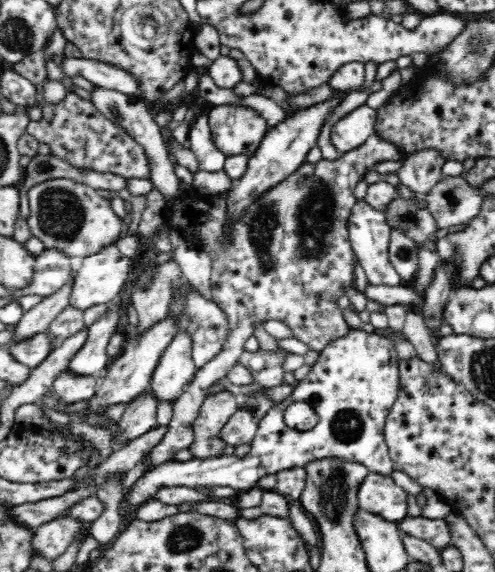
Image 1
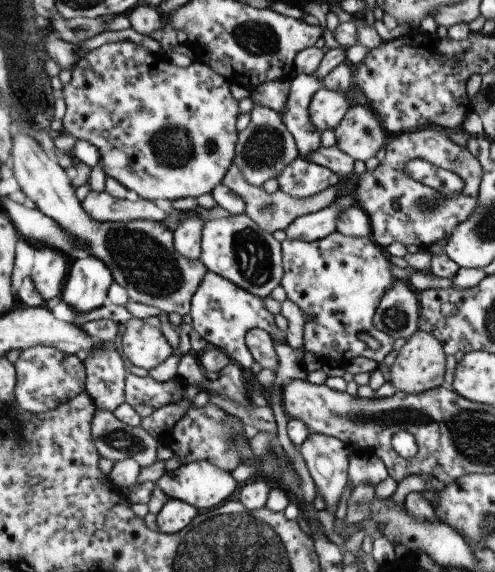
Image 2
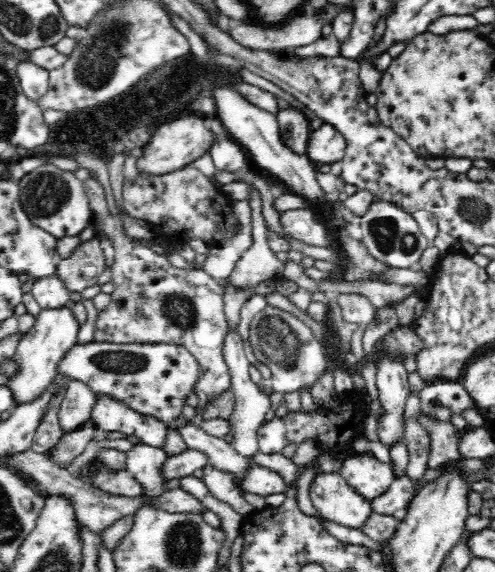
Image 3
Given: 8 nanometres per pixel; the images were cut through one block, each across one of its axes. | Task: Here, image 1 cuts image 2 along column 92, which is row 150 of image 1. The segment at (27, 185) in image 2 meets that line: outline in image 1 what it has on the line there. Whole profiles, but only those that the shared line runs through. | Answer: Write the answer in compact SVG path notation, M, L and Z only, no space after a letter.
M214 105L207 115L212 141L226 157L244 154L250 158L270 128L266 120L250 107Z

